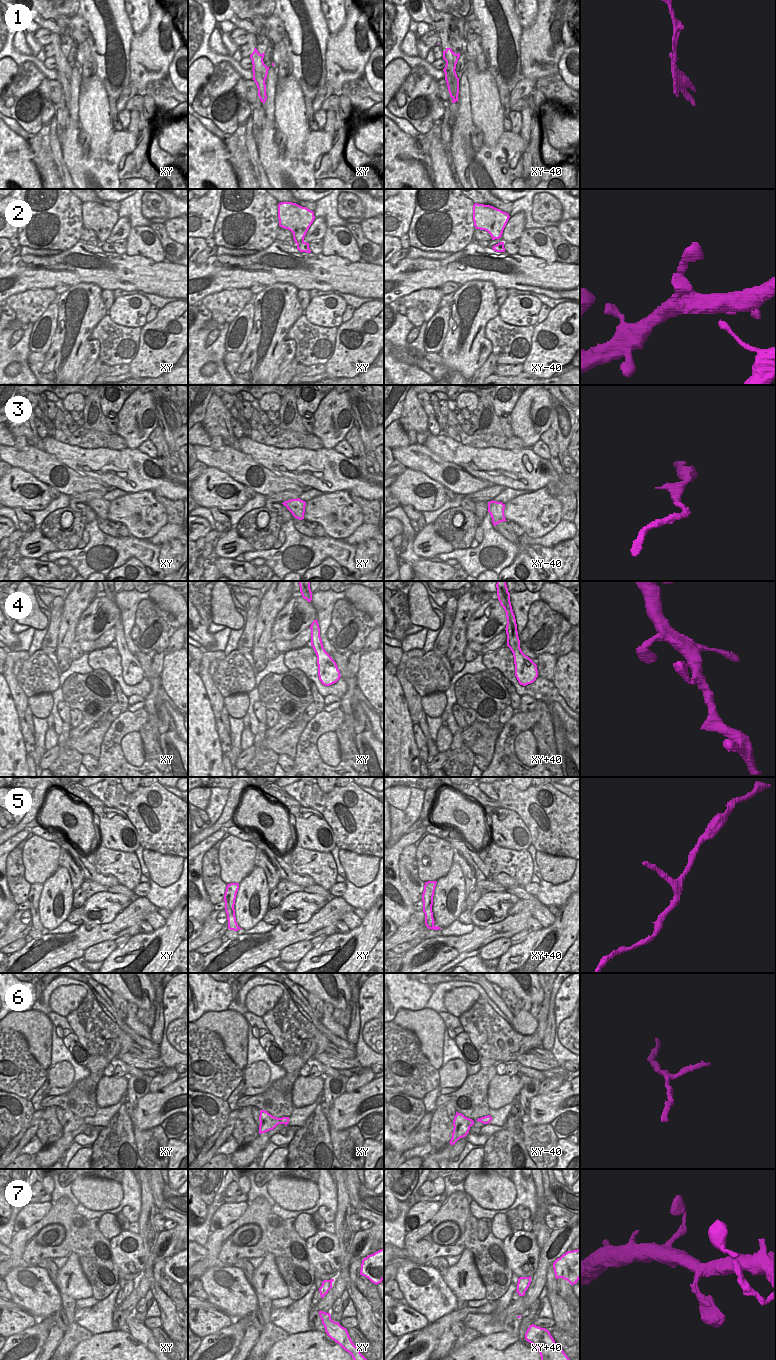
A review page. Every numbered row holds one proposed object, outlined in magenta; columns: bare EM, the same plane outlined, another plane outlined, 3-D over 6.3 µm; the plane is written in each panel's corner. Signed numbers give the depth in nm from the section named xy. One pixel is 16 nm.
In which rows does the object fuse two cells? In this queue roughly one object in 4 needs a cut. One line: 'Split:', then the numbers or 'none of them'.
Split: 1

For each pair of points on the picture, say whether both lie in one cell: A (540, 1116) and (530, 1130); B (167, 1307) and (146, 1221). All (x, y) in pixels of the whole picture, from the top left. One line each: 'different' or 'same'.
A: different
B: same

